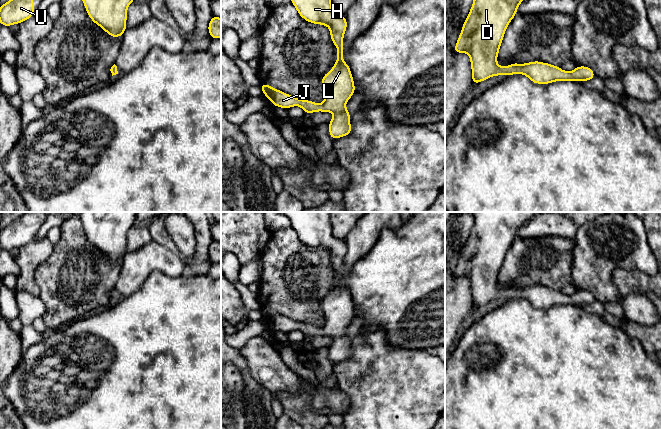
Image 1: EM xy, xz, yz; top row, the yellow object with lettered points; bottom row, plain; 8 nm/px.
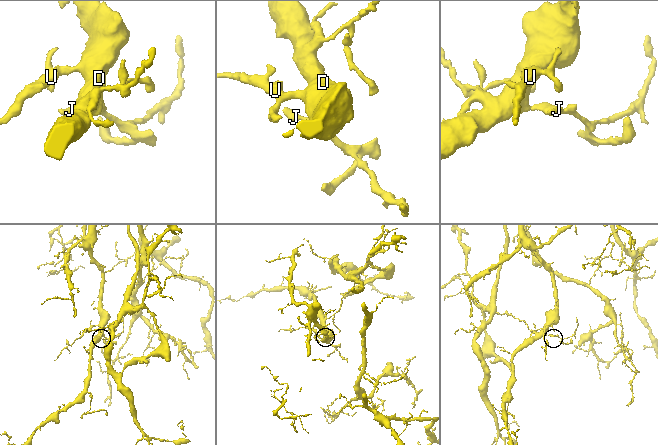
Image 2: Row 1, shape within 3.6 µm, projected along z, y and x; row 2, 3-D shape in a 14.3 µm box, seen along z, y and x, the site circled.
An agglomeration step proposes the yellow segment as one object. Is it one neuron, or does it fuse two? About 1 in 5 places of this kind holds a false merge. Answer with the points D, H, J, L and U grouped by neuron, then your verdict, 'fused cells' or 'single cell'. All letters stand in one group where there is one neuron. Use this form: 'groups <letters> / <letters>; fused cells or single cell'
groups D H J L U; single cell

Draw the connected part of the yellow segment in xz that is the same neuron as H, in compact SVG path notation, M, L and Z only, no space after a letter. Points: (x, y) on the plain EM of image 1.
M284 212L290 219L291 227L298 238L307 246L326 249L330 253L332 267L337 273L335 289L321 304L325 318L323 327L314 327L293 321L285 316L261 308L260 312L271 327L280 332L301 331L306 338L313 336L331 336L334 341L329 348L329 359L334 364L351 358L350 335L345 331L355 317L355 308L349 289L343 285L343 263L347 254L344 239L333 236L330 212Z

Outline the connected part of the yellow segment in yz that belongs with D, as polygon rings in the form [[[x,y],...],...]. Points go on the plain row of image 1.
[[[475,212],[474,224],[470,236],[466,241],[461,257],[454,272],[456,278],[464,276],[469,279],[472,307],[478,308],[492,300],[522,298],[527,300],[535,308],[550,308],[557,305],[589,305],[595,301],[590,291],[579,290],[571,296],[564,295],[560,291],[533,285],[524,288],[512,287],[507,291],[497,288],[499,273],[503,265],[505,255],[515,241],[521,226],[539,212]]]

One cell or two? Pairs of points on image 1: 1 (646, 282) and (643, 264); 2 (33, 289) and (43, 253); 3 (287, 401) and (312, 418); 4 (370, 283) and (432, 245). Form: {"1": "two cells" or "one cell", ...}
{"1": "two cells", "2": "one cell", "3": "one cell", "4": "one cell"}

